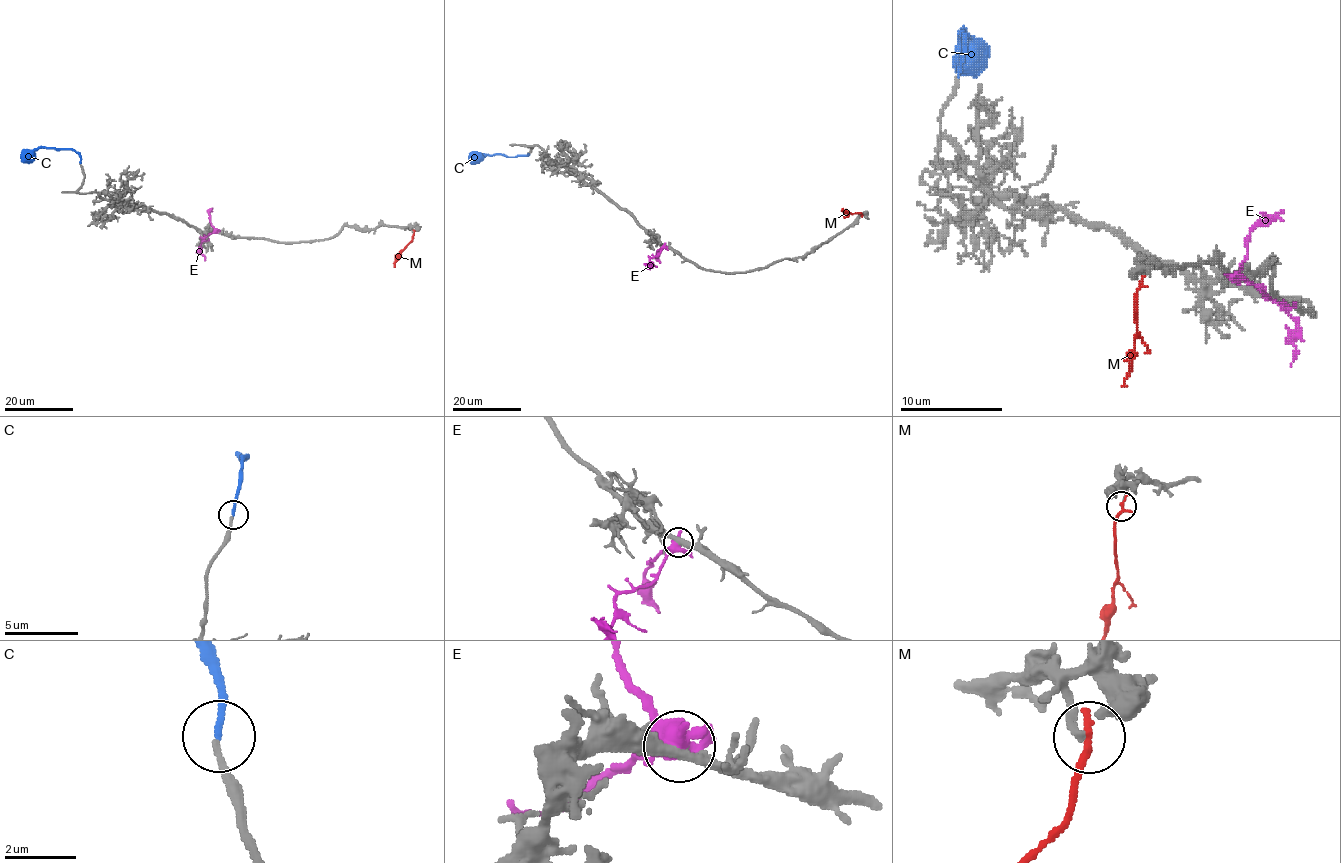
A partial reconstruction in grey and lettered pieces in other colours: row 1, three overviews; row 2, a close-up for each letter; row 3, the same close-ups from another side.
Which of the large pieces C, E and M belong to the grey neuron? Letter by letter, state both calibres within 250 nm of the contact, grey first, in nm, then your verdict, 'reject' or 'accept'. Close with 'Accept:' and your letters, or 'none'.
C: 170 nm thick on the grey side, 170 nm on the other; accept
E: 320 nm thick on the grey side, 440 nm on the other; reject
M: 190 nm thick on the grey side, 280 nm on the other; reject
Accept: C

